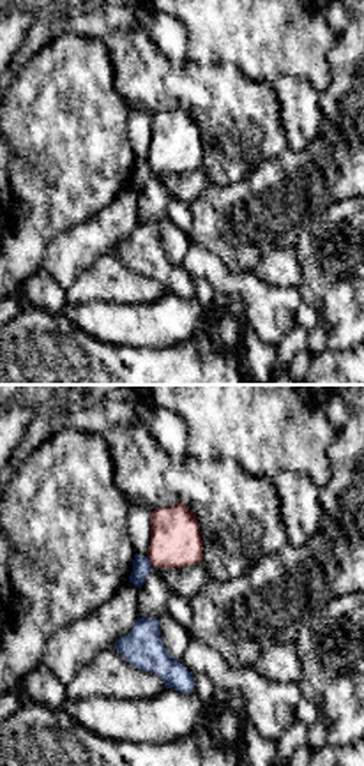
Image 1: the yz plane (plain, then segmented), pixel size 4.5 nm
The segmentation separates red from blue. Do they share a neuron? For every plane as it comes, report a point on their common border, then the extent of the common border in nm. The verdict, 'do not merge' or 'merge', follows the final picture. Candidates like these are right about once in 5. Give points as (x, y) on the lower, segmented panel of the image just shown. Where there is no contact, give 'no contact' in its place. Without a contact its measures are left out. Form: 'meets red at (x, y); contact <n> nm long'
meets red at (149, 560); contact 60 nm long

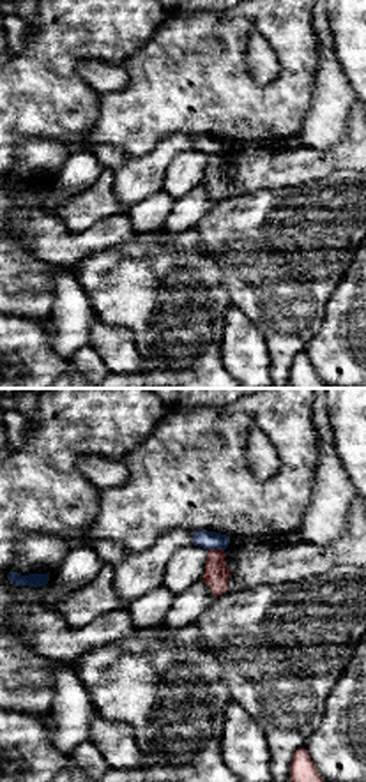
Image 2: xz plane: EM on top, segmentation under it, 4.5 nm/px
meets red at (216, 549); contact 70 nm long

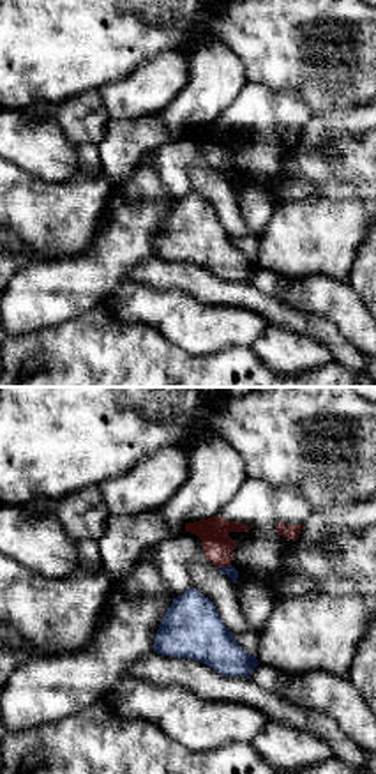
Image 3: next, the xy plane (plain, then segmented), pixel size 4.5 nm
meets red at (223, 566); contact 70 nm long

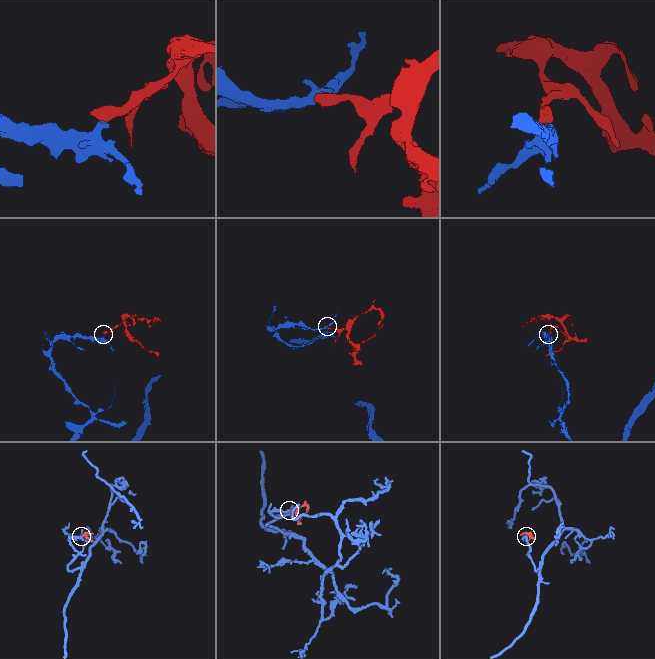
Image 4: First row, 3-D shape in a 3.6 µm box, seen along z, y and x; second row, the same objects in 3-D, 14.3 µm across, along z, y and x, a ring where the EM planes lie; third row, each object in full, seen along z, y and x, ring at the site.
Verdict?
do not merge

